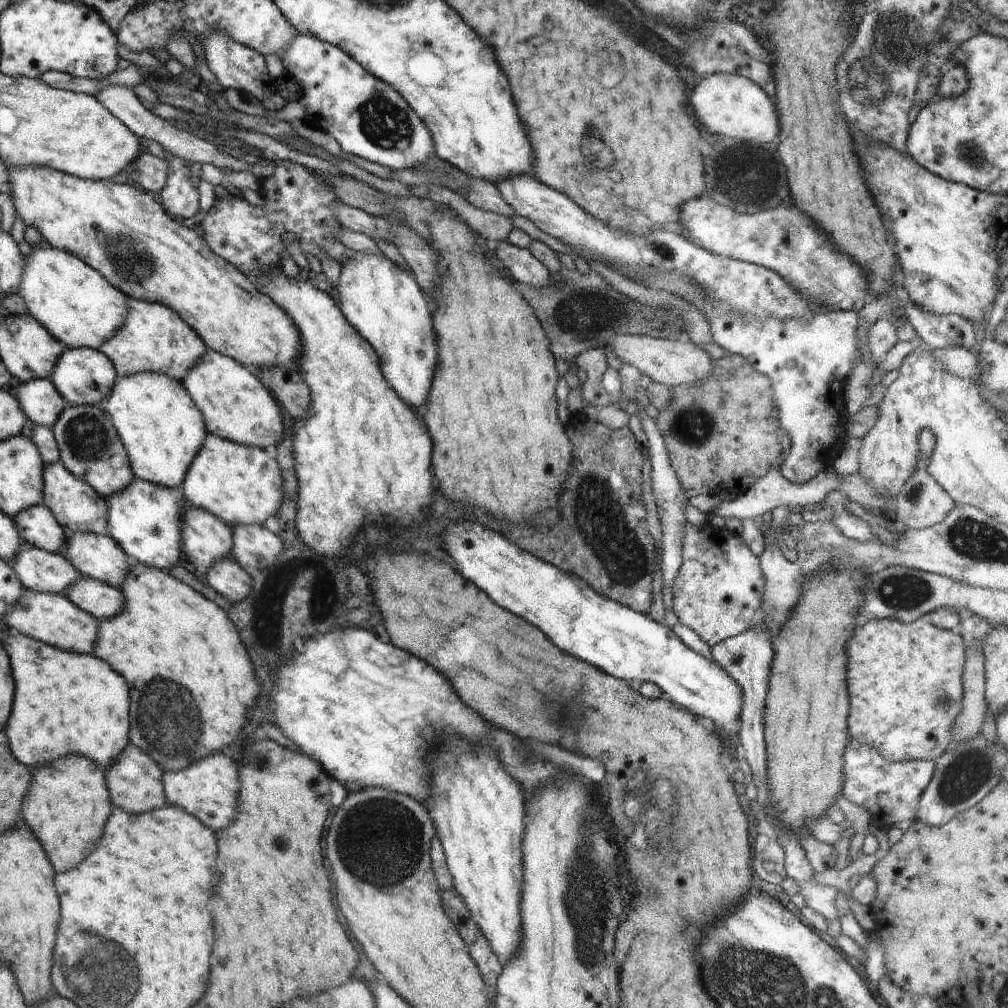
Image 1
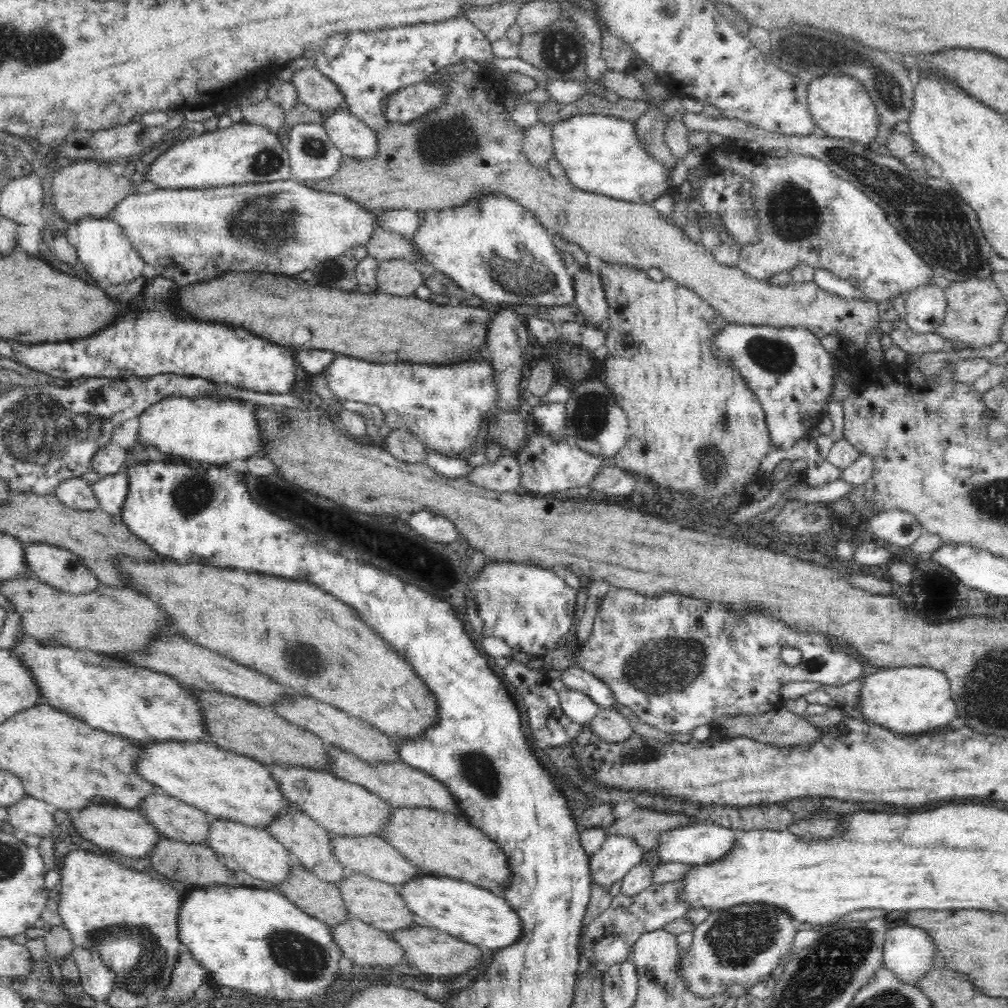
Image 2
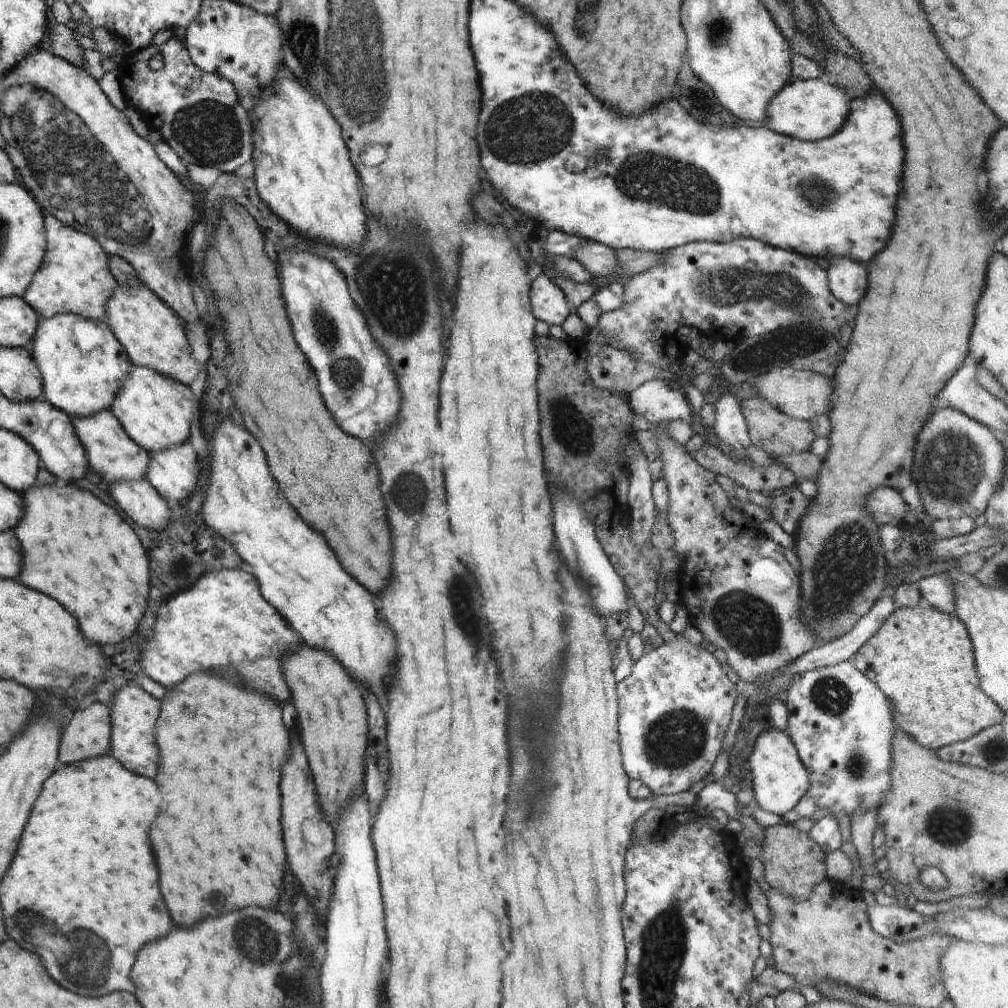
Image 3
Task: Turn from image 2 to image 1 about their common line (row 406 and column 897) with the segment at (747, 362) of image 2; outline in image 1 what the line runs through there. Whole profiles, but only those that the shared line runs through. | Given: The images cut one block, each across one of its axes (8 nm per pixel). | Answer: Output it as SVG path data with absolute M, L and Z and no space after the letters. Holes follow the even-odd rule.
M848 733L848 744L842 764L842 797L862 806L871 815L871 824L877 828L892 829L902 822L916 821L918 802L930 784L936 769L934 761L910 760L891 762L874 748L856 742Z

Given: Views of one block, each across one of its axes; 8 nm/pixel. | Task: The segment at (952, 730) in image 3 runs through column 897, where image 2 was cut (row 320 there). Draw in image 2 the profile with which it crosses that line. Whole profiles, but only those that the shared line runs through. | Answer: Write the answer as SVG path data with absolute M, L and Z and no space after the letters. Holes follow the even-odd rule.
M602 262L600 266L600 278L603 290L609 307L607 313L608 333L605 341L607 347L607 357L605 358L605 385L610 389L616 398L616 403L627 415L629 426L626 444L618 450L612 458L613 466L626 472L639 474L651 482L656 488L666 490L666 492L678 492L684 496L700 496L702 500L712 500L712 498L722 498L728 494L736 494L750 483L753 475L758 472L762 459L775 448L768 432L765 411L762 409L754 391L746 384L746 381L738 374L738 371L726 362L723 358L714 356L711 351L714 336L724 330L727 321L721 317L718 311L710 307L702 298L698 297L692 290L679 286L670 279L664 278L660 283L653 282L644 271L638 271L634 267L626 265L612 265Z

